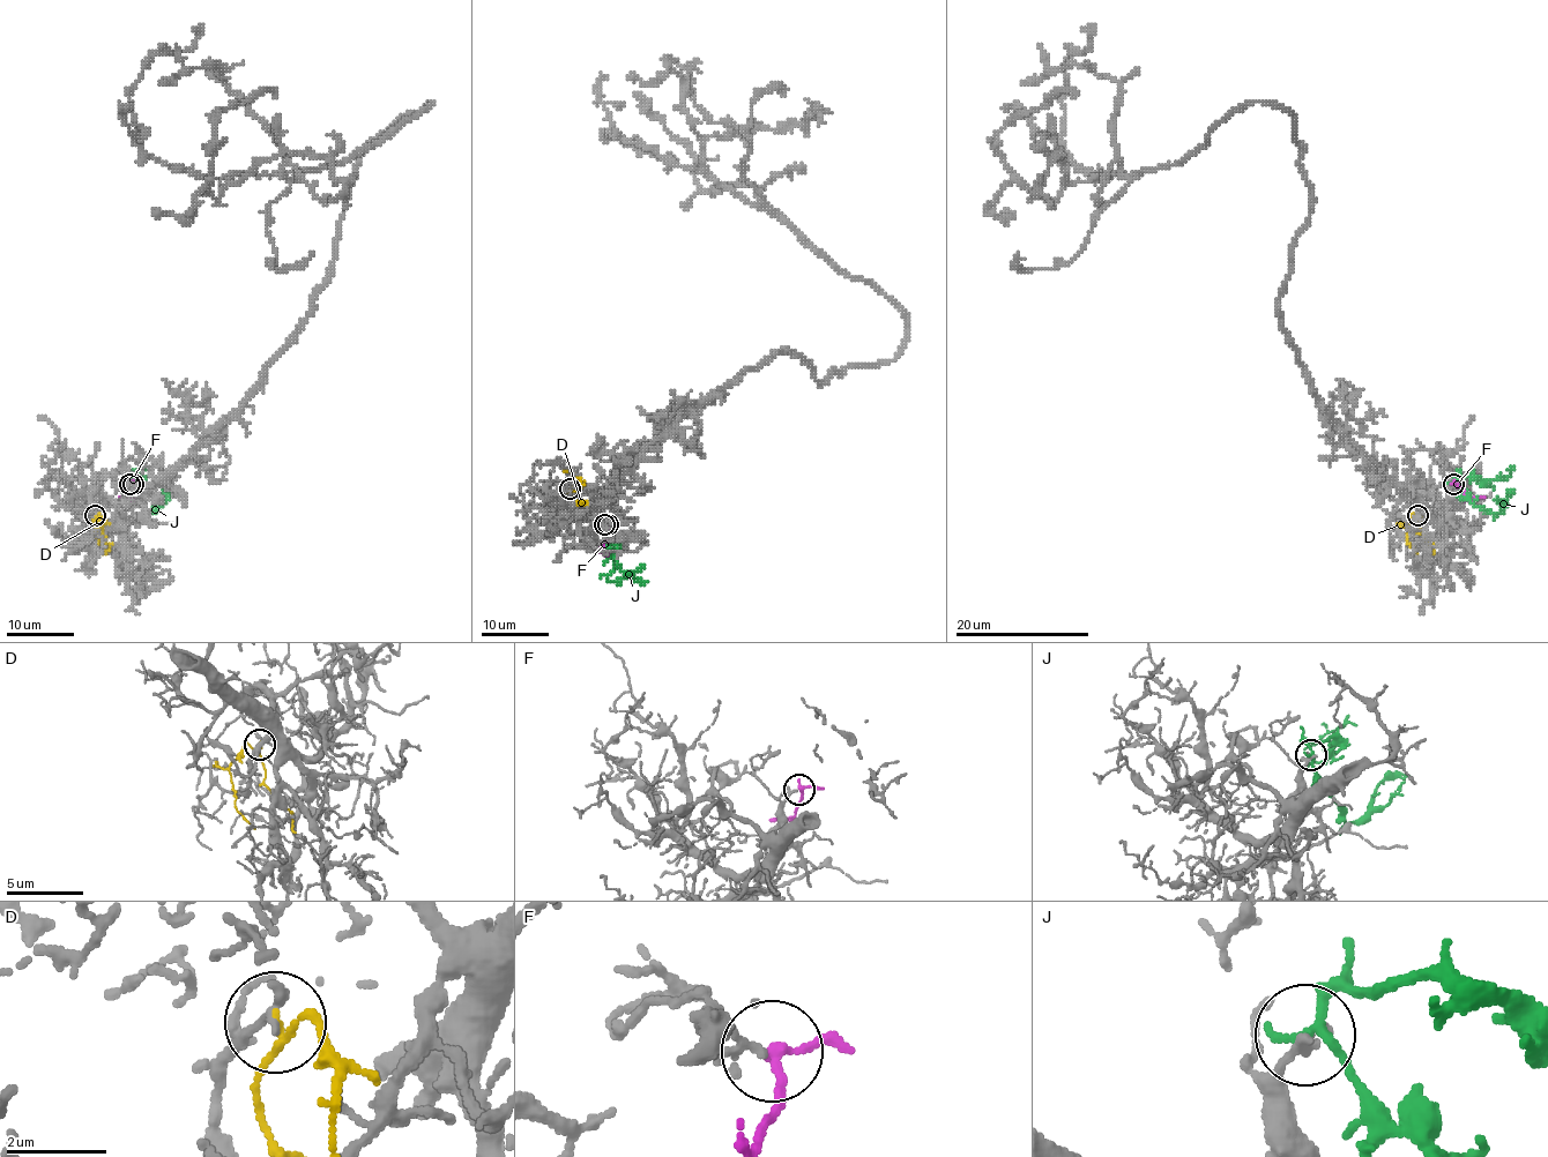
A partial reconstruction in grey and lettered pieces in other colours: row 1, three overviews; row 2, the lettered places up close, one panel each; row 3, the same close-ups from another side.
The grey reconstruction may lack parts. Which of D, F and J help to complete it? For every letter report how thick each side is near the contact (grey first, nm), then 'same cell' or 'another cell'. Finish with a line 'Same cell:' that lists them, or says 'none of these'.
D: 190 nm thick on the grey side, 90 nm on the other; another cell
F: 190 nm thick on the grey side, 180 nm on the other; same cell
J: 240 nm thick on the grey side, 170 nm on the other; another cell
Same cell: F

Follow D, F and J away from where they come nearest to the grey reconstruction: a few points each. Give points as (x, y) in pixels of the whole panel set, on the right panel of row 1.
D: (1418, 516), (1411, 516), (1404, 525), (1409, 546), (1416, 552)
F: (1452, 484), (1466, 495), (1483, 495)
J: (1452, 484), (1476, 506), (1500, 514), (1510, 492)

